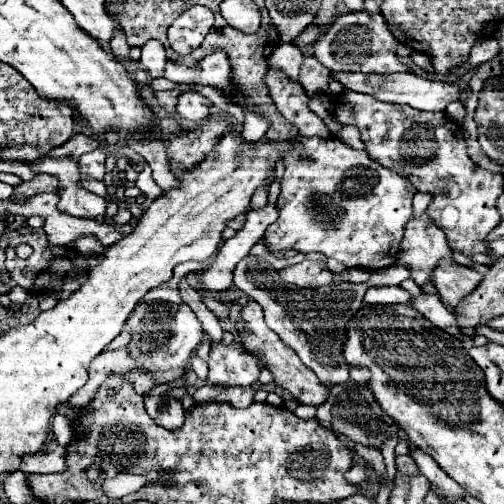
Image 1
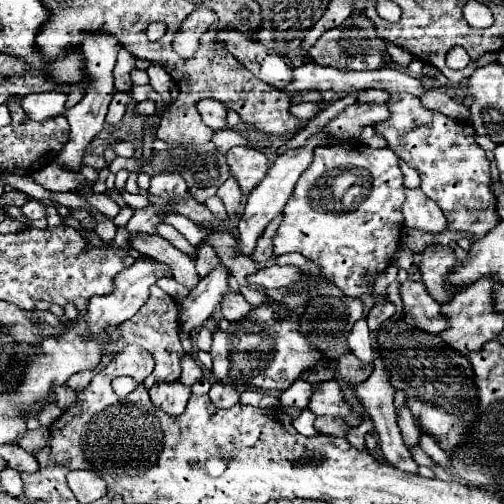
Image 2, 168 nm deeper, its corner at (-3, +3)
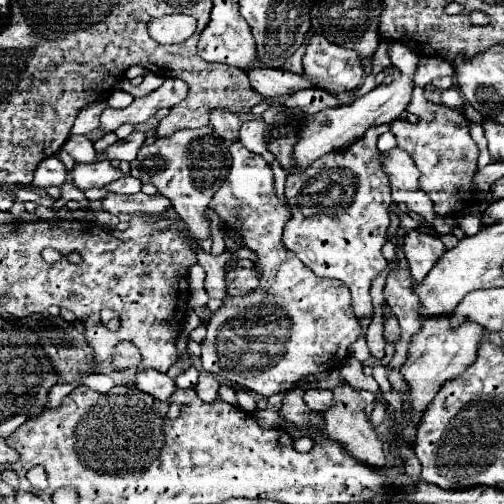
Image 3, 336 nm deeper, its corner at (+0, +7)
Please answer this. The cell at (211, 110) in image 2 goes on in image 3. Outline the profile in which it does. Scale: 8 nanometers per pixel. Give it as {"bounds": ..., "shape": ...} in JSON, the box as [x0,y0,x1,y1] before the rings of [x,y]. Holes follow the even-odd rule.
{"bounds":[210,109,242,139],"shape":[[[212,109],[210,111],[210,125],[222,139],[238,139],[238,129],[242,125],[242,119],[236,113],[230,113],[228,109]]]}

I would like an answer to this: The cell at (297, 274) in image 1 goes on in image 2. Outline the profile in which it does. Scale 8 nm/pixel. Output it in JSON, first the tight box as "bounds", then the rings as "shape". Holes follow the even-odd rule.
{"bounds":[247,265,301,289],"shape":[[[273,265],[273,267],[263,267],[257,273],[249,275],[247,283],[253,287],[263,287],[263,289],[281,289],[299,279],[301,279],[301,271],[297,267]]]}

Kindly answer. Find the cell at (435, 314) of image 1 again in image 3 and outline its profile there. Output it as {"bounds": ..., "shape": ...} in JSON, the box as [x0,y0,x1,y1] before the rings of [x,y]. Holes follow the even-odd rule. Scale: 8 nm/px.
{"bounds":[384,269,424,371],"shape":[[[408,269],[390,273],[386,279],[386,287],[384,287],[384,297],[386,303],[390,305],[392,313],[396,315],[398,323],[400,323],[400,339],[396,343],[396,353],[392,357],[392,361],[386,365],[386,371],[400,371],[402,363],[406,361],[406,347],[410,345],[410,337],[414,333],[418,333],[418,329],[422,327],[424,317],[418,317],[418,295],[414,293],[414,283],[410,277]]]}

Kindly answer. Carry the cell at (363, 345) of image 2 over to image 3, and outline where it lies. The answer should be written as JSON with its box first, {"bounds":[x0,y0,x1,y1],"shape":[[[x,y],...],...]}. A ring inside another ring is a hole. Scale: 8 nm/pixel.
{"bounds":[282,125,392,319],"shape":[[[388,125],[372,127],[354,145],[326,153],[306,169],[306,173],[322,173],[322,177],[328,177],[330,187],[326,193],[306,195],[306,173],[288,175],[286,185],[290,219],[282,235],[284,247],[296,253],[318,277],[334,277],[342,281],[352,293],[352,309],[360,319],[370,319],[374,315],[370,285],[388,267],[388,261],[382,257],[382,247],[388,241],[388,209],[392,201],[388,177],[376,147],[376,137],[384,131],[388,131]]]}

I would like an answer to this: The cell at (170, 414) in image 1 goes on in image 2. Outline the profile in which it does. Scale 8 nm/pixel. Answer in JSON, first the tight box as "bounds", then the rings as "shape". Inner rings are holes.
{"bounds":[149,381,191,417],"shape":[[[159,381],[149,389],[149,395],[151,395],[151,401],[157,409],[177,417],[185,411],[191,389],[187,385],[183,385],[181,381],[173,381],[173,383]]]}

